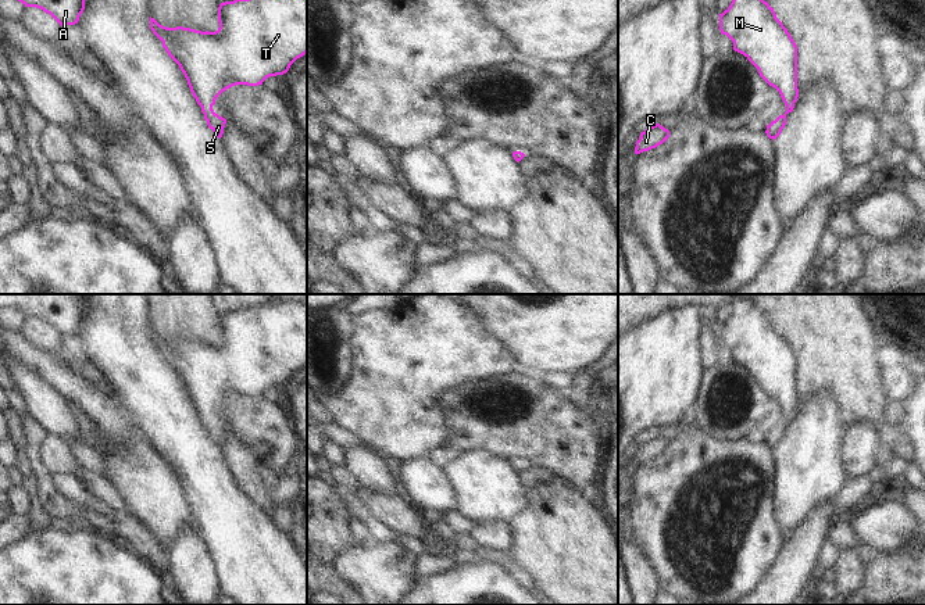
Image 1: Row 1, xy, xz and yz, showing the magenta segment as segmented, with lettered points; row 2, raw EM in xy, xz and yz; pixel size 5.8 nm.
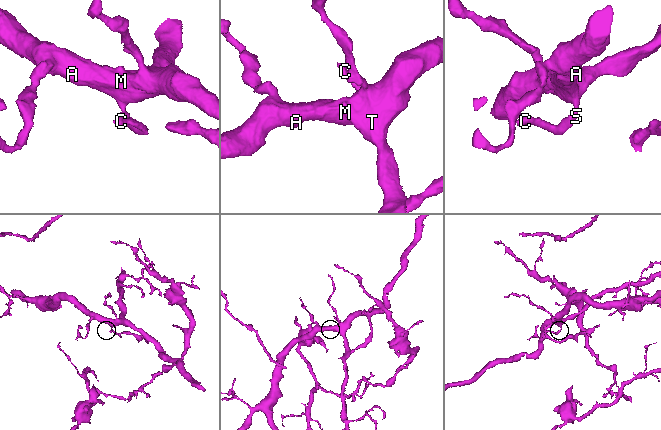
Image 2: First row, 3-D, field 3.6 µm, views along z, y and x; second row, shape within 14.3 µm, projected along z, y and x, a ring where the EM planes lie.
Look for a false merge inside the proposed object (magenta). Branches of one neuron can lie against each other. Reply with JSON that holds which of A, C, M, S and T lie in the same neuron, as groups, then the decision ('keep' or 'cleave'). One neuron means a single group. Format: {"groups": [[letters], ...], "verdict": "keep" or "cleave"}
{"groups": [["A", "C", "M", "S", "T"]], "verdict": "keep"}

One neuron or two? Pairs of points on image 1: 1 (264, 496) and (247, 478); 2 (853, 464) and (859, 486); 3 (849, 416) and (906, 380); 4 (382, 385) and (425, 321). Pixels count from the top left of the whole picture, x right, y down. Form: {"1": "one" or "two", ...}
{"1": "one", "2": "two", "3": "two", "4": "one"}

